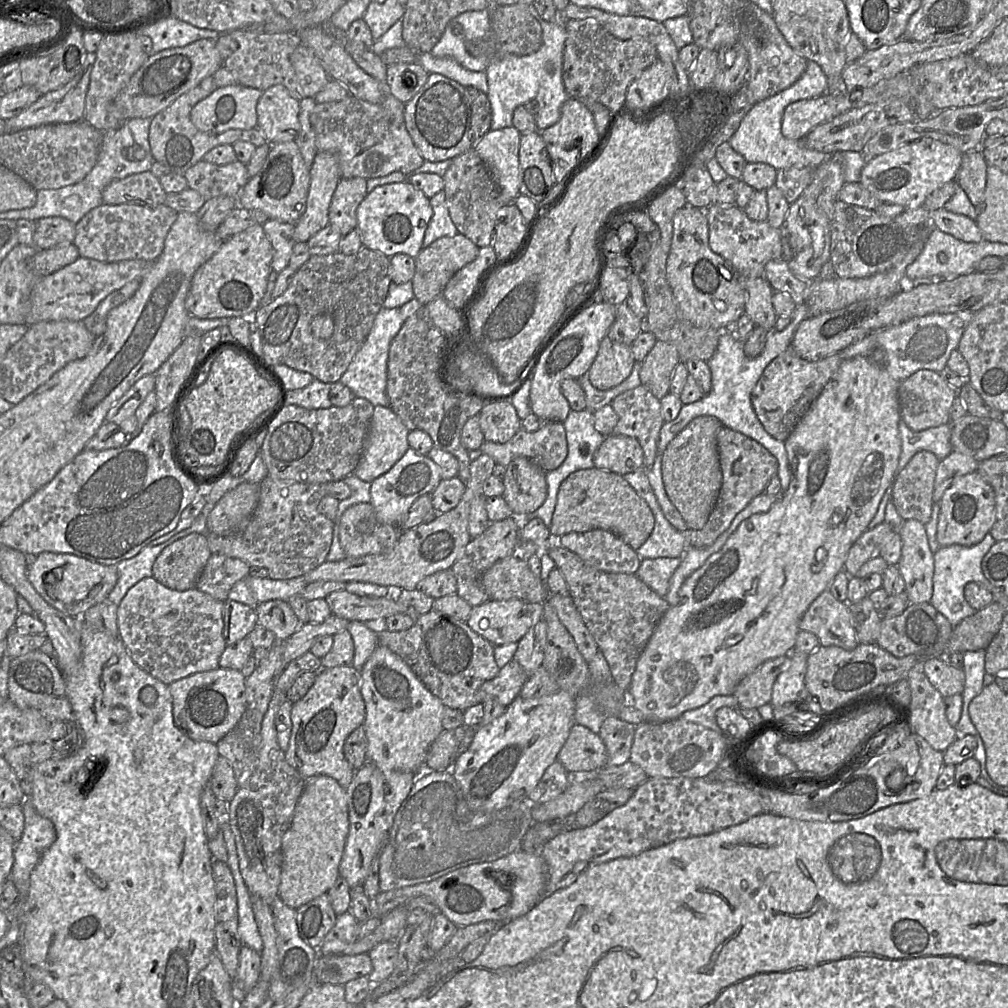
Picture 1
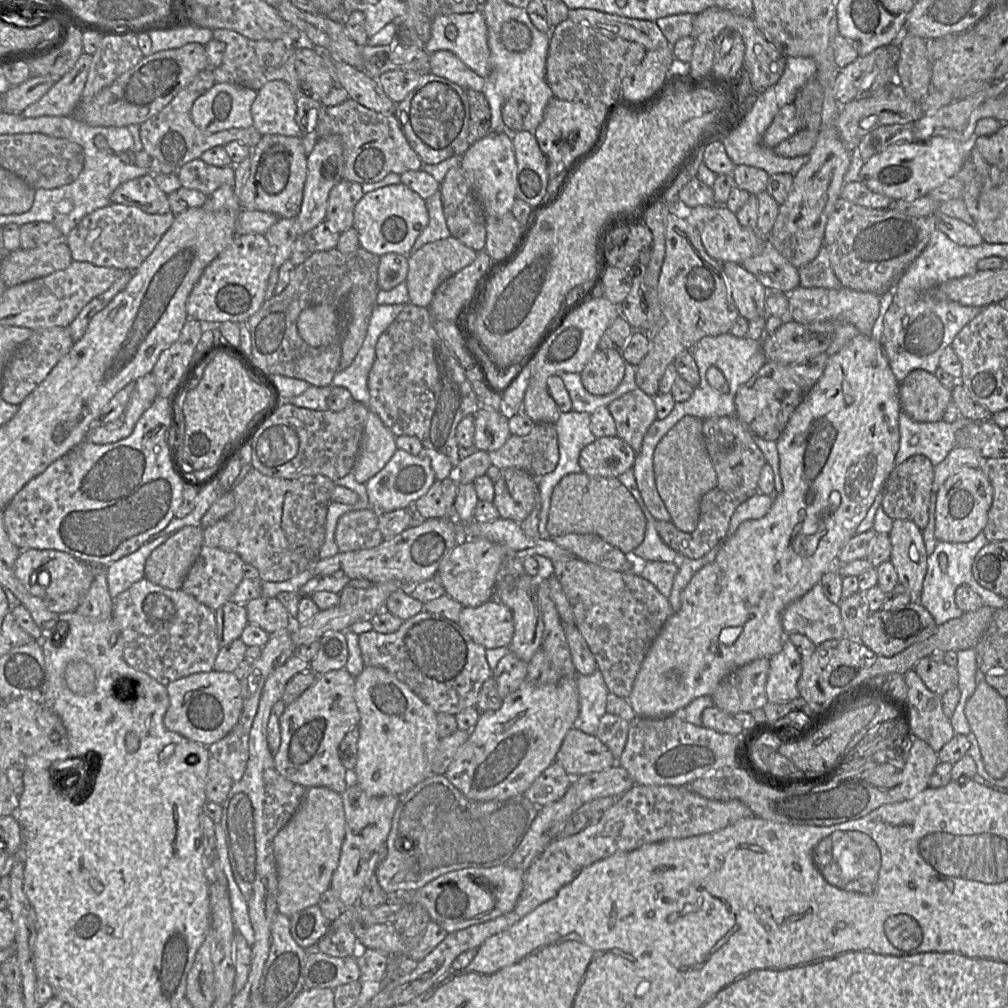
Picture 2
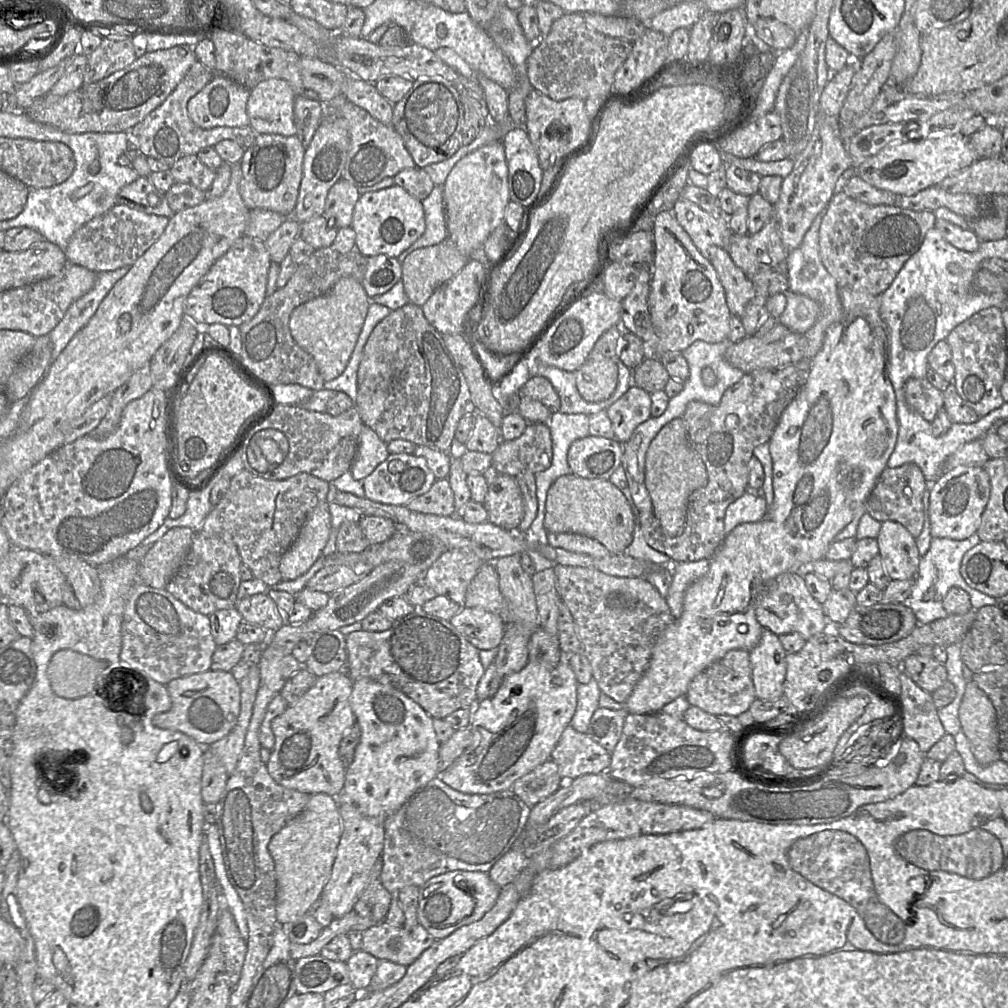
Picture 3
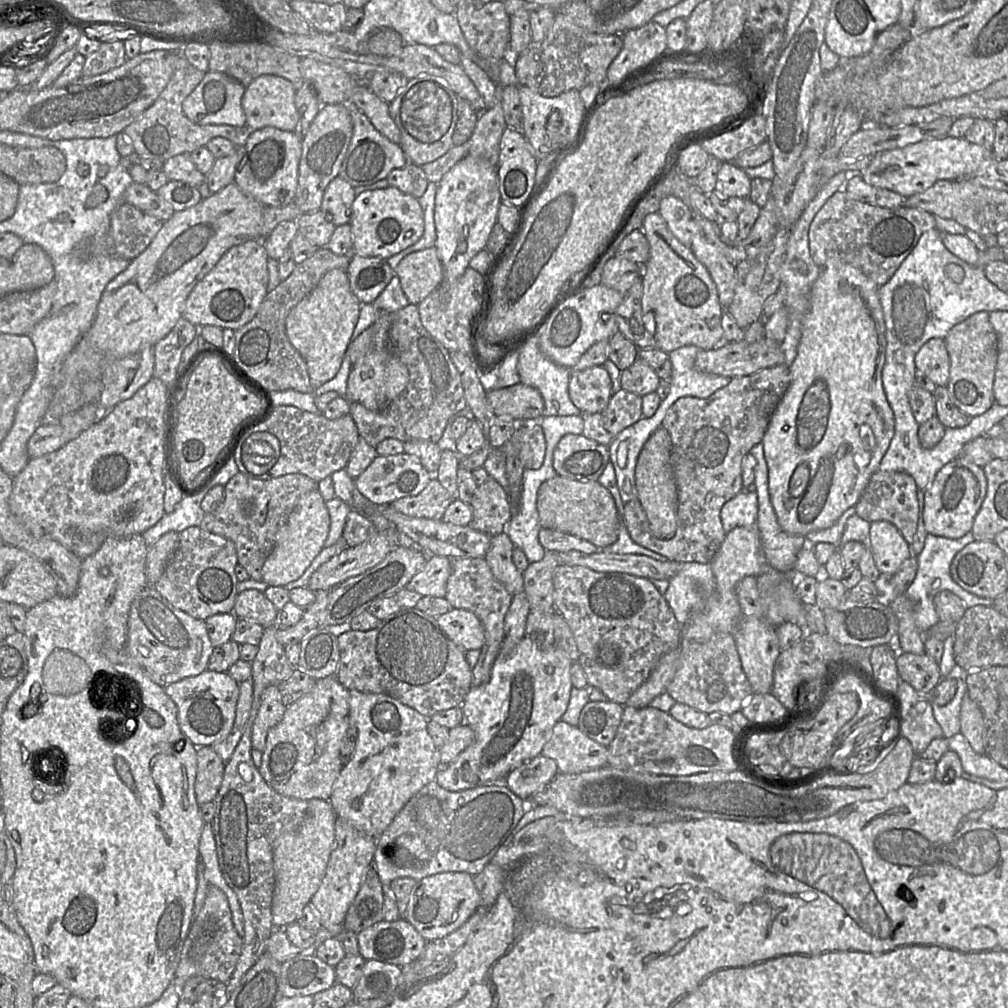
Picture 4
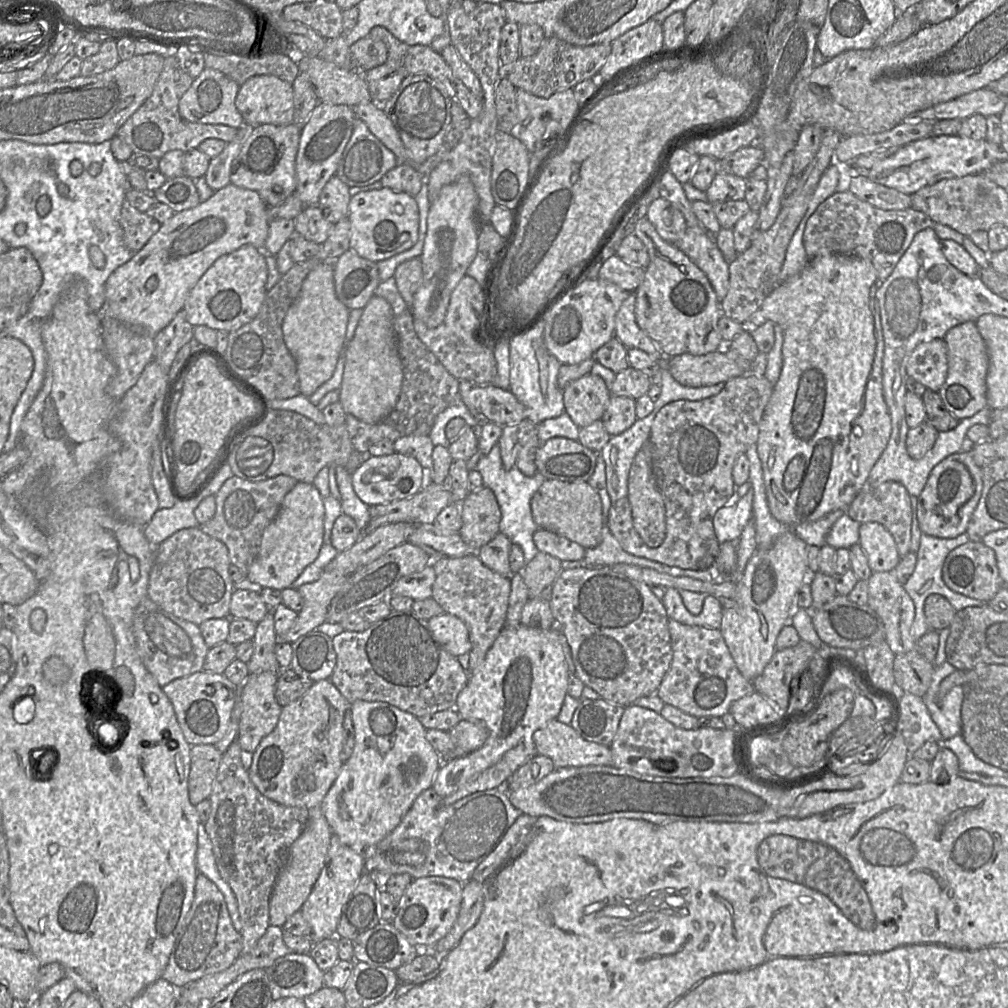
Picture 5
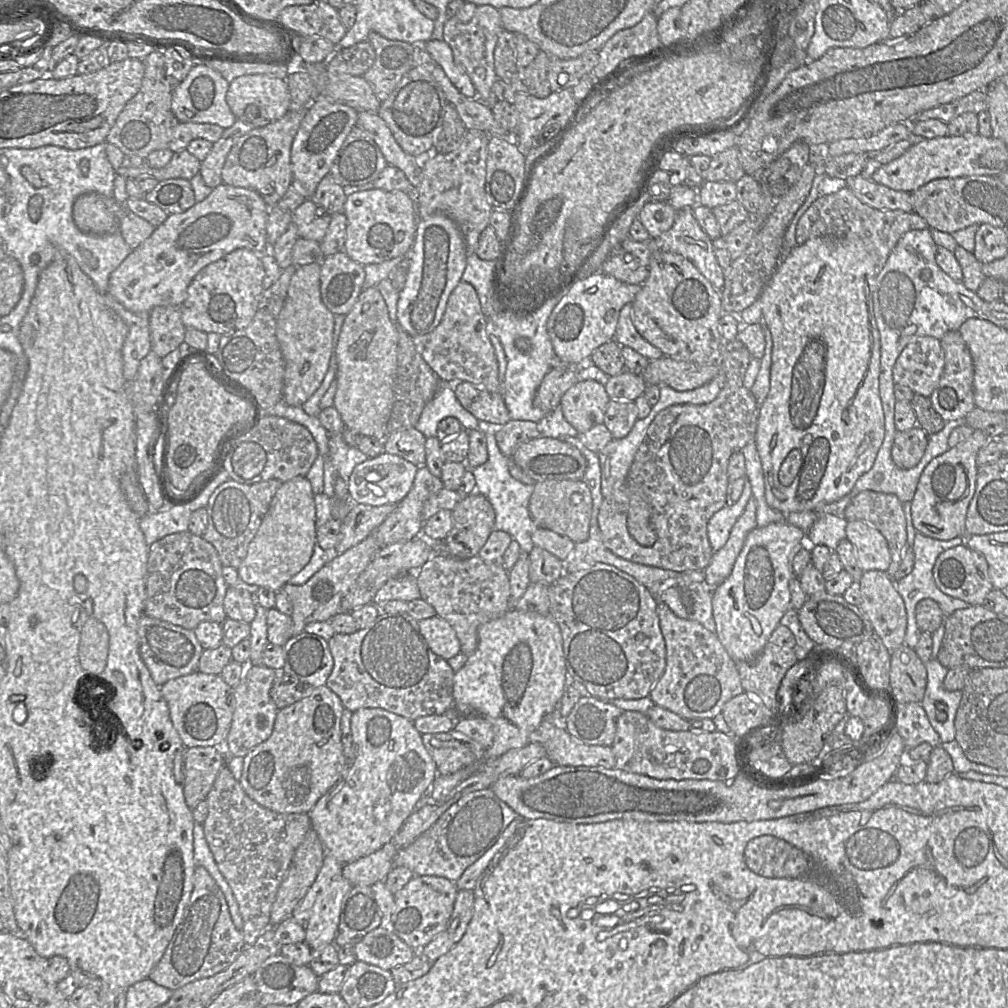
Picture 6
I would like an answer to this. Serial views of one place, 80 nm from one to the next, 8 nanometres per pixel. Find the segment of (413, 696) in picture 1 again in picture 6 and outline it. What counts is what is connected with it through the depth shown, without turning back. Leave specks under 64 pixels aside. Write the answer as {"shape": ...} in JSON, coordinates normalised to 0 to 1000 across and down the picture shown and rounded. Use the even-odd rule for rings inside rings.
{"shape":[[[358,702],[352,706],[349,706],[348,727],[349,742],[352,749],[351,753],[349,755],[345,755],[345,761],[343,762],[337,774],[314,795],[311,803],[307,806],[309,821],[314,826],[321,840],[322,848],[326,847],[330,849],[341,858],[349,856],[358,850],[367,848],[384,837],[397,823],[407,808],[412,804],[413,797],[419,789],[425,786],[435,768],[433,757],[419,736],[419,729],[411,721],[410,715],[404,712],[378,702]]]}

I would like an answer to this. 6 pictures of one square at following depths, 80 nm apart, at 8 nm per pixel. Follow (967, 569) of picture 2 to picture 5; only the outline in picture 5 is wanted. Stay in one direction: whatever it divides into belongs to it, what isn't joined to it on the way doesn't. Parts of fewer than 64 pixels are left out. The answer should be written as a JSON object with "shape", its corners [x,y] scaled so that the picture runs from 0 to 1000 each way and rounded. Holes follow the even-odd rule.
{"shape":[[[958,528],[944,535],[930,534],[915,529],[913,543],[909,549],[910,559],[908,565],[900,577],[896,580],[898,586],[904,592],[908,600],[908,613],[904,622],[904,630],[909,637],[911,637],[916,630],[923,626],[917,609],[917,599],[921,591],[932,589],[938,592],[948,604],[948,606],[957,604],[959,602],[980,601],[979,597],[965,594],[944,586],[937,578],[935,573],[935,564],[939,551],[947,544],[956,541],[961,537],[961,532],[958,530]]]}

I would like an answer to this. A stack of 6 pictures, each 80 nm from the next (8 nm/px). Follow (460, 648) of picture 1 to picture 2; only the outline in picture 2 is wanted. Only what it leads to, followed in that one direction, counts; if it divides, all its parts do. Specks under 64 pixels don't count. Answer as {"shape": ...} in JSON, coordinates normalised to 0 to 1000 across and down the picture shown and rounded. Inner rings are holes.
{"shape":[[[418,606],[400,616],[397,623],[390,628],[381,629],[368,625],[357,629],[355,638],[362,661],[384,665],[402,678],[434,708],[452,709],[463,702],[472,700],[478,680],[489,671],[489,664],[482,653],[483,644],[471,638],[453,617],[436,609]]]}

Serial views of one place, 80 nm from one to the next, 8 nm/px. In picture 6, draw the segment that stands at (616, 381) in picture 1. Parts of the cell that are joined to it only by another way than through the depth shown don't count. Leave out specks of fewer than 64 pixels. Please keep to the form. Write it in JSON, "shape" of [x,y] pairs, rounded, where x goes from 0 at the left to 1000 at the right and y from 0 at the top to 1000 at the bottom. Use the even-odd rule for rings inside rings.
{"shape":[[[580,377],[572,378],[558,392],[554,405],[573,430],[579,430],[598,420],[604,399],[599,381]]]}

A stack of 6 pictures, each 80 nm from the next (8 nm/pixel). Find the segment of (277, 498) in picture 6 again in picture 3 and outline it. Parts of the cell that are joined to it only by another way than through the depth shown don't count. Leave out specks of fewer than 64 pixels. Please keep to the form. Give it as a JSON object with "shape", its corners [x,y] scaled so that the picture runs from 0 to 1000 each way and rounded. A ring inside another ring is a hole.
{"shape":[[[325,498],[314,501],[305,512],[296,533],[278,556],[280,576],[303,569],[319,551],[328,525]]]}

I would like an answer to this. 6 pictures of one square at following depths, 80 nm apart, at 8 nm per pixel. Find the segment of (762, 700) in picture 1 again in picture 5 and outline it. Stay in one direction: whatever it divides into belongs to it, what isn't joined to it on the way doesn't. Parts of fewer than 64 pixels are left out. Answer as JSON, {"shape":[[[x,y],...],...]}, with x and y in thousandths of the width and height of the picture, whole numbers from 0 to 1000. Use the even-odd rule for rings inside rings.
{"shape":[[[663,615],[668,653],[651,689],[660,697],[689,710],[716,711],[730,694],[748,688],[745,676],[733,666],[713,624]]]}

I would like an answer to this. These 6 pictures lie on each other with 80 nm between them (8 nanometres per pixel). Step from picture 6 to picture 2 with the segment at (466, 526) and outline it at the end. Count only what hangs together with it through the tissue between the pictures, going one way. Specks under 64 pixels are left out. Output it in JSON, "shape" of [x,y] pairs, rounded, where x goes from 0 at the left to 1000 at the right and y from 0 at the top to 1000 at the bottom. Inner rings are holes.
{"shape":[[[506,463],[497,466],[495,475],[490,478],[490,494],[488,498],[492,502],[497,515],[516,519],[524,513],[534,500],[534,490],[532,473],[518,465]]]}

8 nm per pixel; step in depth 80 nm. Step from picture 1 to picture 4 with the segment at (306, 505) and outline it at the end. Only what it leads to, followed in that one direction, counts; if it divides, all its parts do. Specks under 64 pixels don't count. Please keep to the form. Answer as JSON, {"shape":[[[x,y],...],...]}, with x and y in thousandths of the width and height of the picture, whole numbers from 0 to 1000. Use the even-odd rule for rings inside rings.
{"shape":[[[236,468],[222,483],[221,498],[212,508],[202,512],[198,524],[229,536],[234,543],[236,561],[245,566],[248,574],[260,576],[260,563],[271,546],[276,526],[296,496],[302,490],[314,486],[314,478],[294,469],[257,476]]]}

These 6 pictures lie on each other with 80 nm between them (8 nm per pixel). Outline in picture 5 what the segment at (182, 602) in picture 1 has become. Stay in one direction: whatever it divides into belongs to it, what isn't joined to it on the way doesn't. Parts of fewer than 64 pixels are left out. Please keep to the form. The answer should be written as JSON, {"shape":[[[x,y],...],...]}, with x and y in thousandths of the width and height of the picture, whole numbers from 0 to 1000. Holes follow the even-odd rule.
{"shape":[[[147,591],[142,593],[133,608],[132,627],[141,658],[160,682],[174,674],[201,666],[207,642],[197,620],[166,608]]]}

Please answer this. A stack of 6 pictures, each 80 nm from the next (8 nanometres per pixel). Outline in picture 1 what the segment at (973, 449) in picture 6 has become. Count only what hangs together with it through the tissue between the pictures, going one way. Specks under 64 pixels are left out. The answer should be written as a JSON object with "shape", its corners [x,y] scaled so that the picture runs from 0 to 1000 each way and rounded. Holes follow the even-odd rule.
{"shape":[[[969,468],[952,472],[938,486],[932,498],[930,538],[933,543],[968,541],[981,529],[986,517],[985,484]]]}

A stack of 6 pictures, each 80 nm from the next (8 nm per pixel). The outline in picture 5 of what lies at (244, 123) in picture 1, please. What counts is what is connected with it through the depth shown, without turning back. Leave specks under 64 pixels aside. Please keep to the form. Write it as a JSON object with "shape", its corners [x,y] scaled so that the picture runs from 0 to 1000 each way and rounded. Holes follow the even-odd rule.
{"shape":[[[203,66],[178,99],[178,113],[188,121],[221,123],[236,128],[243,121],[233,104],[237,87],[238,84],[235,81],[226,77],[220,71]]]}

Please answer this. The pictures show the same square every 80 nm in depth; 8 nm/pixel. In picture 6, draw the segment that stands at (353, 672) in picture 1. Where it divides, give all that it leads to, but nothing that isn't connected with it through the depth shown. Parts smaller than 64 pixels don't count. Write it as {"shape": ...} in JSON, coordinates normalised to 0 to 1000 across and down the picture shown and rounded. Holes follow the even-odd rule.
{"shape":[[[323,680],[311,683],[309,689],[276,704],[269,730],[242,752],[237,773],[245,789],[275,807],[307,807],[314,795],[339,771],[345,755],[338,736],[338,711],[342,704],[337,692]]]}

